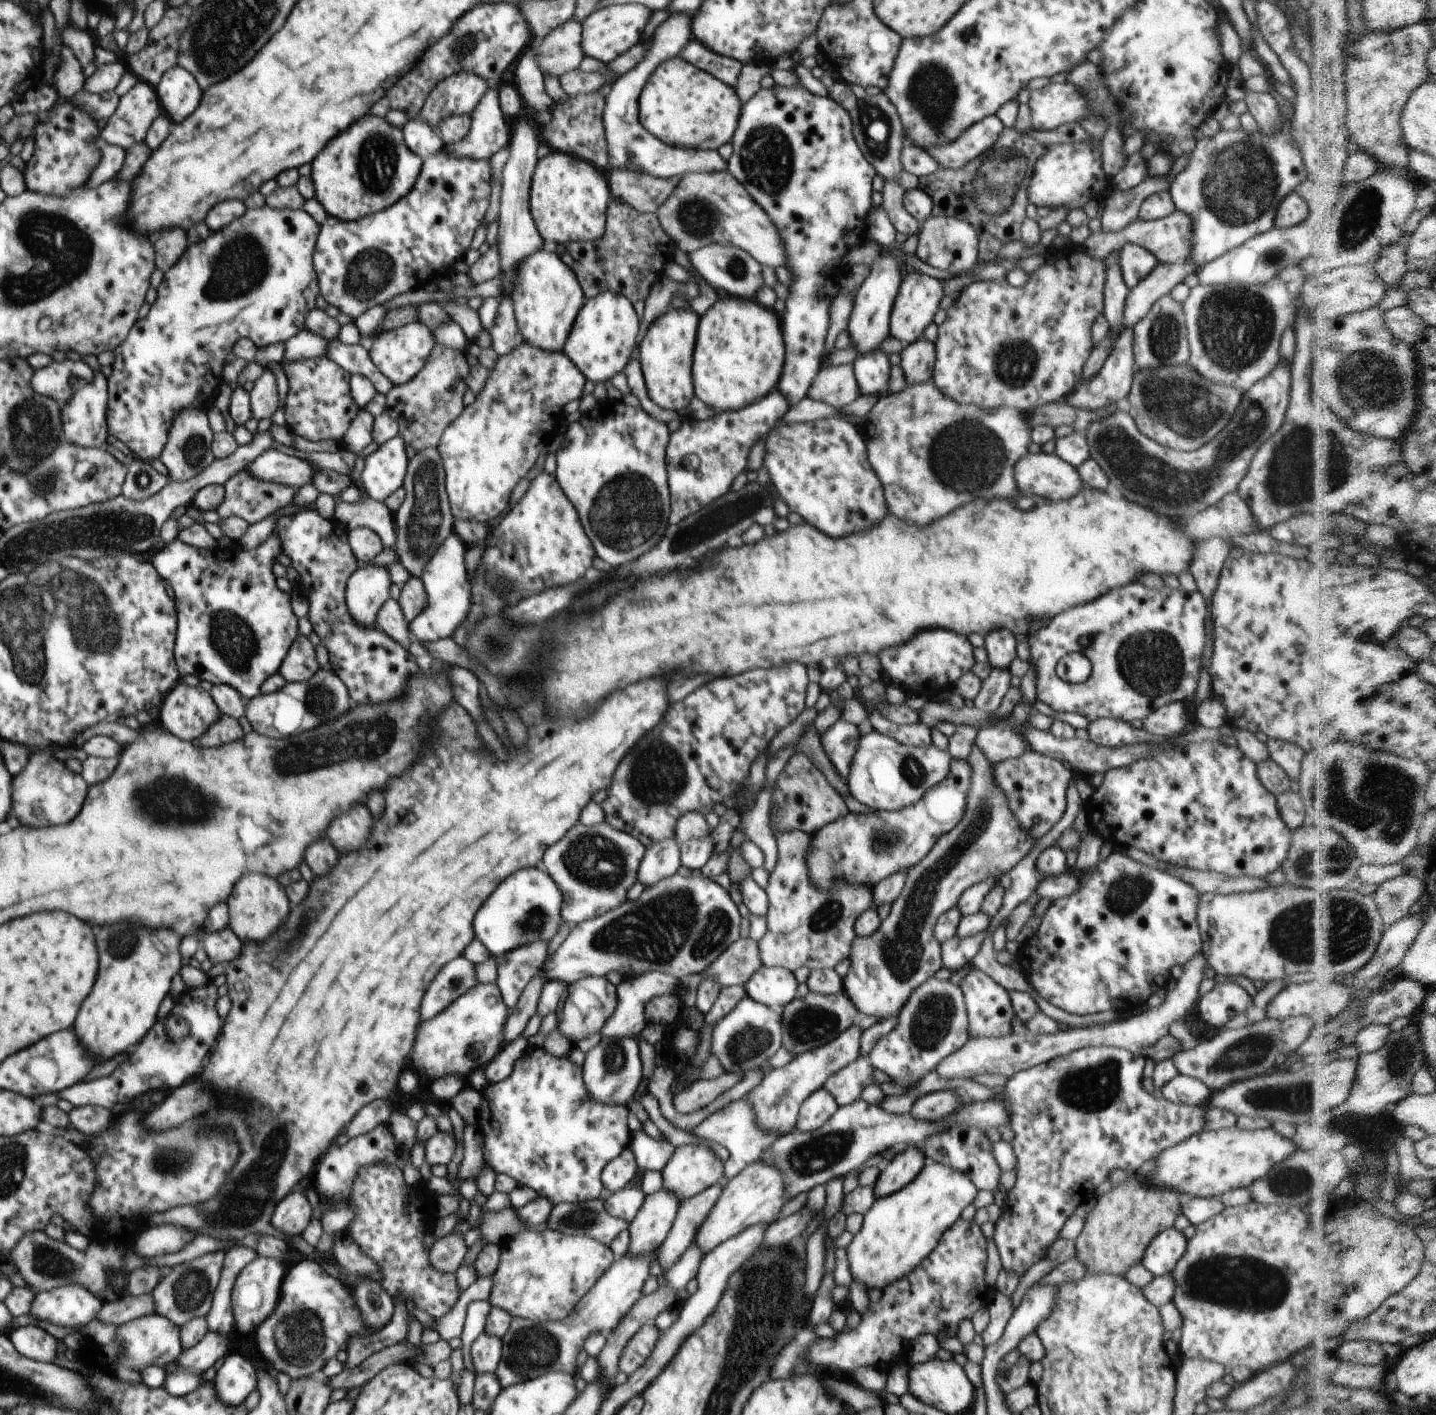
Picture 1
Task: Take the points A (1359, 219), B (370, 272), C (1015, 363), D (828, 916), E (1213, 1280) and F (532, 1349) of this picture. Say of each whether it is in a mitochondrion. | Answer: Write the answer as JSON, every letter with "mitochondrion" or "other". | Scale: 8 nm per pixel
{"A":"mitochondrion","B":"mitochondrion","C":"mitochondrion","D":"mitochondrion","E":"mitochondrion","F":"mitochondrion"}

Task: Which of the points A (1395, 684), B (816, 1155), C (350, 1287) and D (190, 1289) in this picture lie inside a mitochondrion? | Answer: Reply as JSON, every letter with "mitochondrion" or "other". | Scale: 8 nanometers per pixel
{"A":"other","B":"mitochondrion","C":"other","D":"mitochondrion"}

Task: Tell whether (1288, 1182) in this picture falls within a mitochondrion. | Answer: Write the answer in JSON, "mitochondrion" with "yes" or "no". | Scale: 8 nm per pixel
{"mitochondrion":"yes"}

